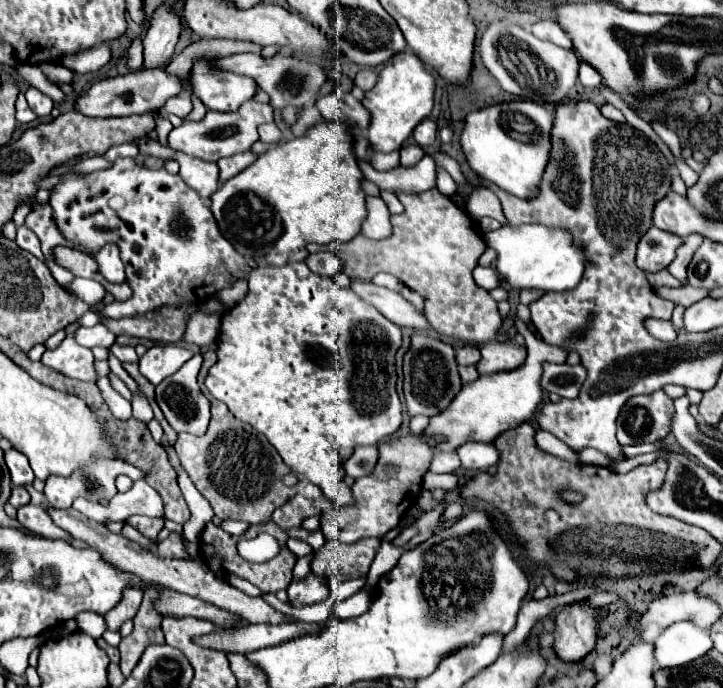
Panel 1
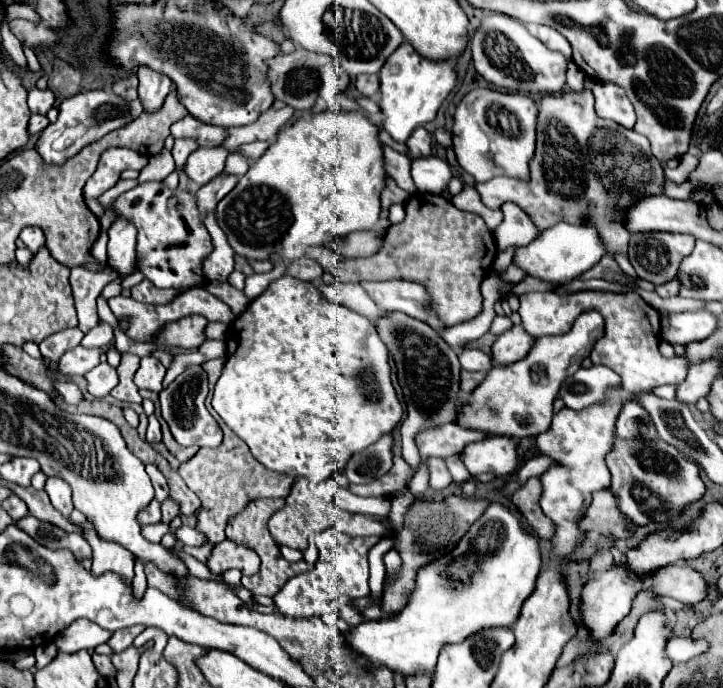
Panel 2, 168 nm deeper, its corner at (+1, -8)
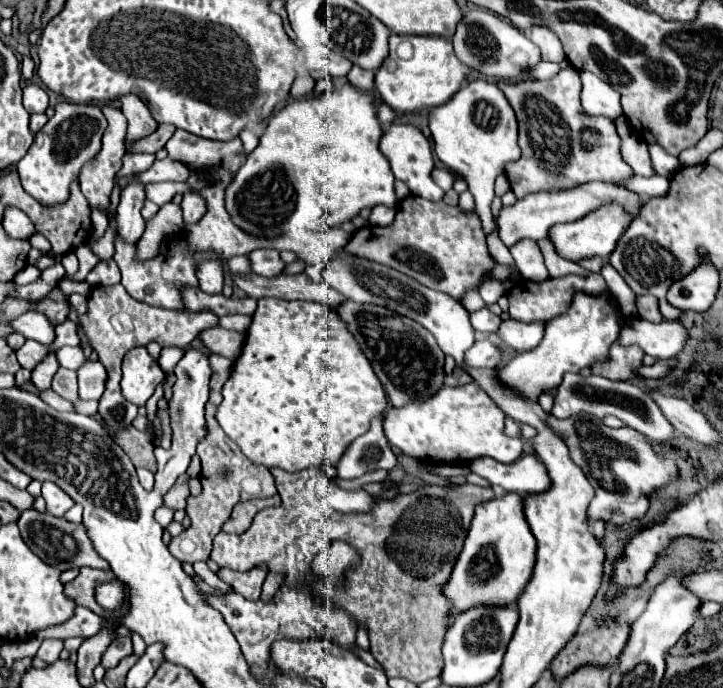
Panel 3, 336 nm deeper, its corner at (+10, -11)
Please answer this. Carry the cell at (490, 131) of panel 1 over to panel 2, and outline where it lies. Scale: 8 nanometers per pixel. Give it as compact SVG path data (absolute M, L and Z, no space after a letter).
M485 88L471 90L455 112L453 148L457 162L477 182L487 182L495 176L527 182L529 162L535 156L537 114L537 104L523 94L499 94Z

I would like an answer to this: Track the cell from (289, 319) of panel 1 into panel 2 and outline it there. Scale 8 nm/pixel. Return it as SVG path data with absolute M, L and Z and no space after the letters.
M281 276L277 280L273 280L267 290L263 294L259 294L255 300L249 302L247 310L235 318L225 334L225 344L227 344L227 360L223 366L223 372L215 384L215 392L213 392L213 408L215 412L225 420L225 424L237 434L241 436L241 440L251 448L251 454L257 460L263 460L263 466L273 470L273 472L283 472L289 474L293 478L307 478L309 482L323 482L327 478L331 478L335 472L343 472L347 460L357 454L363 452L367 446L375 444L381 436L391 434L391 430L399 424L401 416L403 416L403 408L397 400L395 388L391 384L391 368L389 368L389 352L385 342L381 340L375 324L371 320L367 320L365 316L359 316L357 312L351 312L349 308L335 304L331 300L327 300L321 290L313 284L313 282L303 282L291 276Z

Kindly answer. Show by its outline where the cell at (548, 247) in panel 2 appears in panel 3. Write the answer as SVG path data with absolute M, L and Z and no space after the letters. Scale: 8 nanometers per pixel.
M610 201L610 203L604 203L602 207L598 207L596 211L590 211L590 215L574 221L574 223L564 223L564 225L552 227L550 239L556 245L558 255L568 259L568 261L580 261L580 259L590 257L590 255L608 257L614 251L620 235L628 229L632 219L634 219L634 215L628 209L624 209L616 201Z

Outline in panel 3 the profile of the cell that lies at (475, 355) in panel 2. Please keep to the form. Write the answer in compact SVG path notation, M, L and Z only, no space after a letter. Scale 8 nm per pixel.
M478 339L472 345L472 349L466 351L466 365L472 365L472 367L492 369L492 367L498 367L500 361L502 361L500 351L488 339Z

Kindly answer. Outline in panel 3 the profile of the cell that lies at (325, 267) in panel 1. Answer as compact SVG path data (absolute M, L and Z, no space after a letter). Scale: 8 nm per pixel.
M254 249L250 255L250 269L264 277L280 275L284 269L284 261L280 259L276 249Z

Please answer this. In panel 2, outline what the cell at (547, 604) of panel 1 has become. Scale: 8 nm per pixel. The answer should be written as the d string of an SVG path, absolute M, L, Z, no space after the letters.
M675 562L671 566L659 568L657 572L651 572L643 576L641 584L643 590L675 598L683 604L697 604L705 596L703 576L685 562Z

